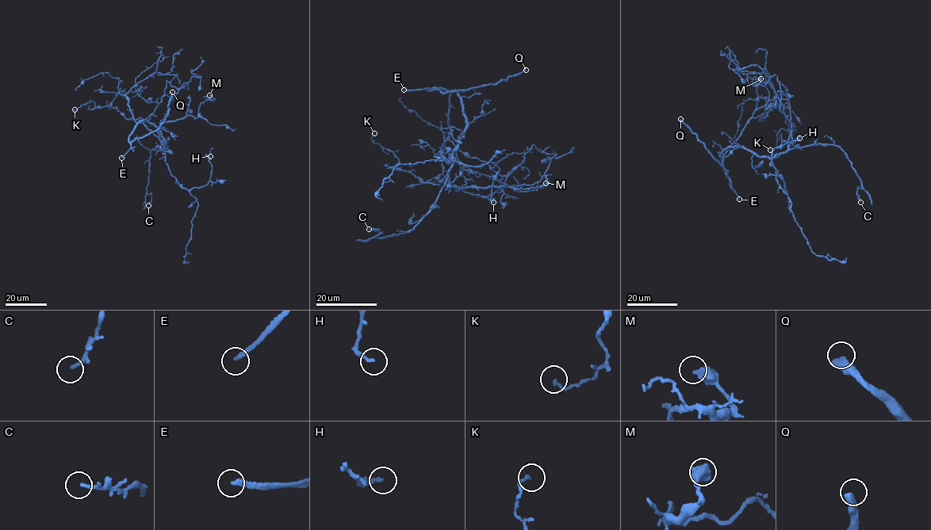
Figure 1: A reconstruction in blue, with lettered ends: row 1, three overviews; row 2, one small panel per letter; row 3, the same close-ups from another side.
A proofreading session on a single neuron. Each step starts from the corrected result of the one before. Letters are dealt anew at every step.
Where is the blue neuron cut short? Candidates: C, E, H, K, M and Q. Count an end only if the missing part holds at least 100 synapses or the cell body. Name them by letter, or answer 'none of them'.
E, Q

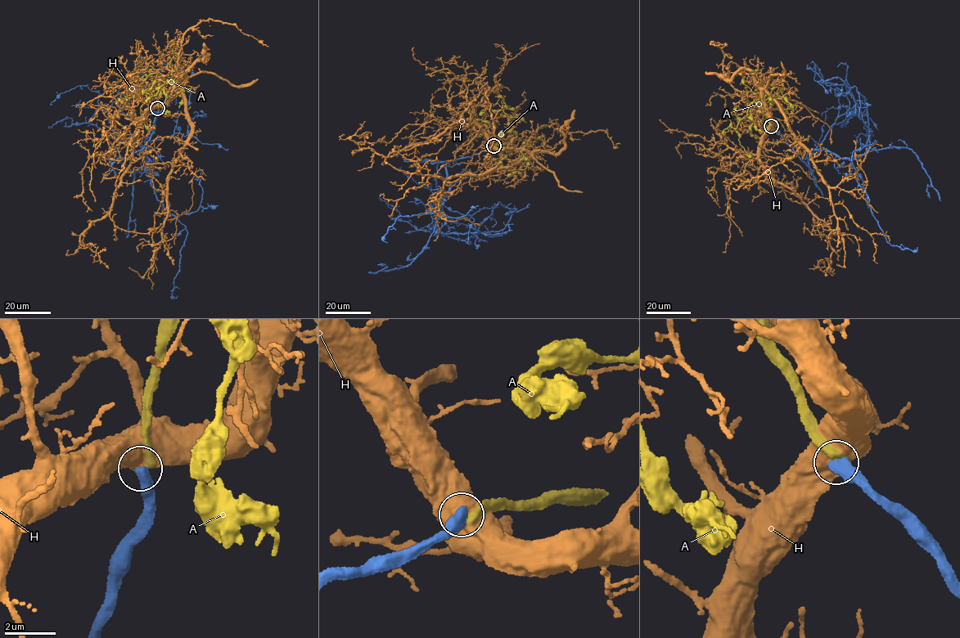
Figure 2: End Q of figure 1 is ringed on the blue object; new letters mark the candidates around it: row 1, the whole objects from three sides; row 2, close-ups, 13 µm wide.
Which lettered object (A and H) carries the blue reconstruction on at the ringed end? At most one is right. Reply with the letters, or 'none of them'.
none of them

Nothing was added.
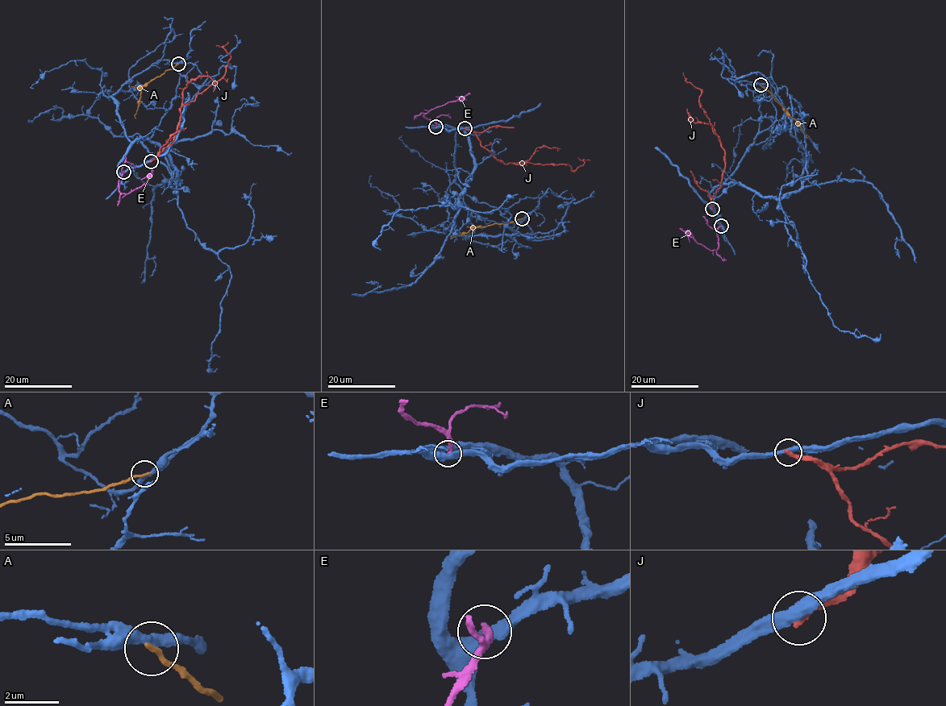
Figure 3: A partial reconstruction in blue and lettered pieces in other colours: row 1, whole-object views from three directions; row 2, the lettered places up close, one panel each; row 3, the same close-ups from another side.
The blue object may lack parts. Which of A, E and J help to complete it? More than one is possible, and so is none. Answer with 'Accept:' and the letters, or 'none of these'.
Accept: none of these

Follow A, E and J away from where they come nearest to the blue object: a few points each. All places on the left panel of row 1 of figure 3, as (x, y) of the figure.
A: (177, 64), (143, 86), (134, 115), (135, 118)
E: (123, 171), (119, 180), (119, 192), (127, 193), (145, 184), (153, 169)
J: (151, 161), (173, 142), (181, 107), (193, 101), (225, 73), (230, 56), (223, 47), (227, 41)

